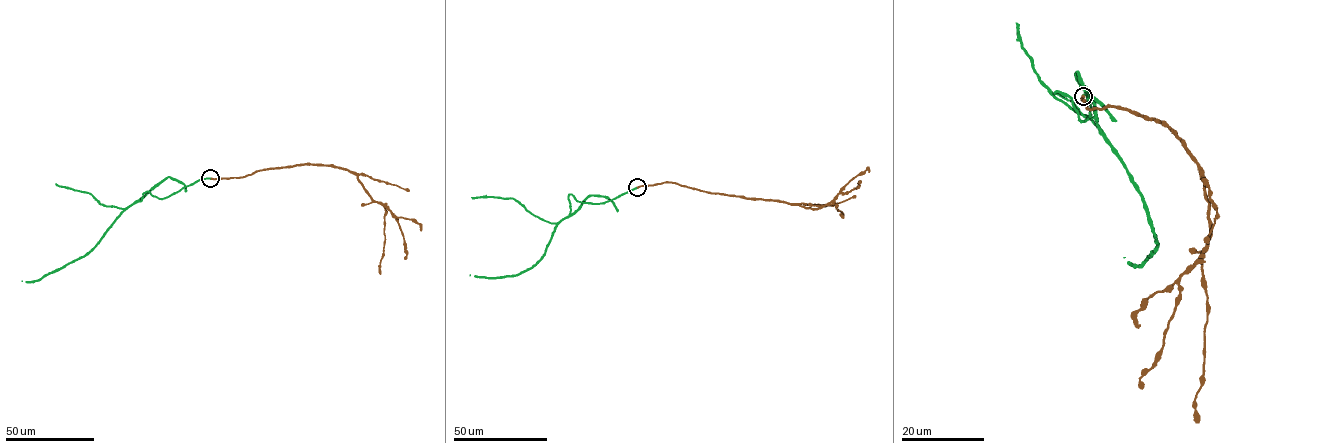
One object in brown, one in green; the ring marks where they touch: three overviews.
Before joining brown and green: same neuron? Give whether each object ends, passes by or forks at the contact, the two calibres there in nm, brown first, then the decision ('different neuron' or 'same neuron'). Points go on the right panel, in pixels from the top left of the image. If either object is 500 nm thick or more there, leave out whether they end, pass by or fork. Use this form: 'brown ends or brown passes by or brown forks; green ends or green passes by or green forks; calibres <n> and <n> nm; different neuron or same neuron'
brown ends; green ends; calibres 480 and 440 nm; same neuron

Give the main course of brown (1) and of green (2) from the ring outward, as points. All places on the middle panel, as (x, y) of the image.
1: (636, 188), (672, 182), (711, 193), (778, 200), (816, 209), (832, 204), (843, 217)
2: (636, 188), (596, 204), (570, 194), (570, 213), (535, 264), (509, 276), (469, 275)

